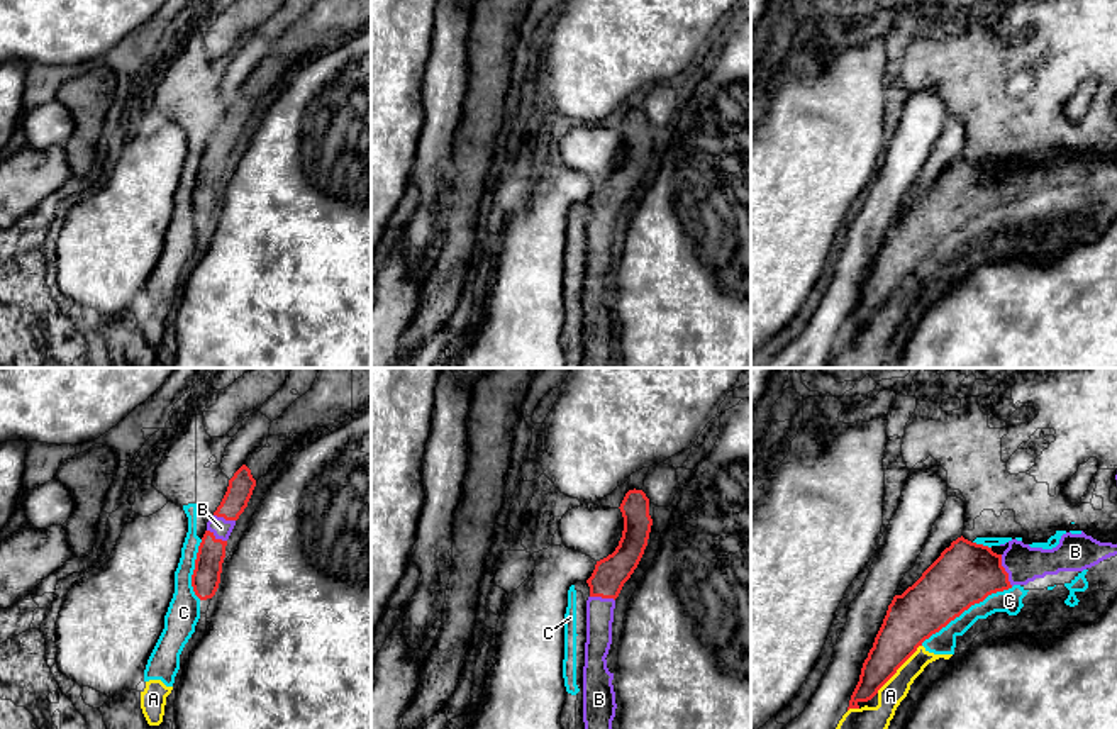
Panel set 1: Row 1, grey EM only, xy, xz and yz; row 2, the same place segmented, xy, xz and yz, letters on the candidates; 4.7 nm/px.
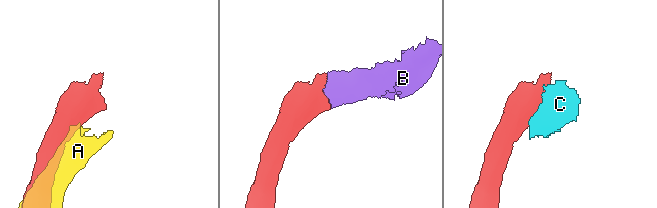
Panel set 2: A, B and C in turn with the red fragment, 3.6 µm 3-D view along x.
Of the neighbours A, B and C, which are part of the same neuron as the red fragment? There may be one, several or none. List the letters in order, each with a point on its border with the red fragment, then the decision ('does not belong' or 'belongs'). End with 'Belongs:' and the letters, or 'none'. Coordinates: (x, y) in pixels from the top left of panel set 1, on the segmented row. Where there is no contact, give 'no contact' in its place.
A: yz (899, 667) | does not belong
B: yz (1004, 570) | belongs
C: yz (966, 609) | does not belong
Belongs: B

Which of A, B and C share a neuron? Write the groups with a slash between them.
A C / B

